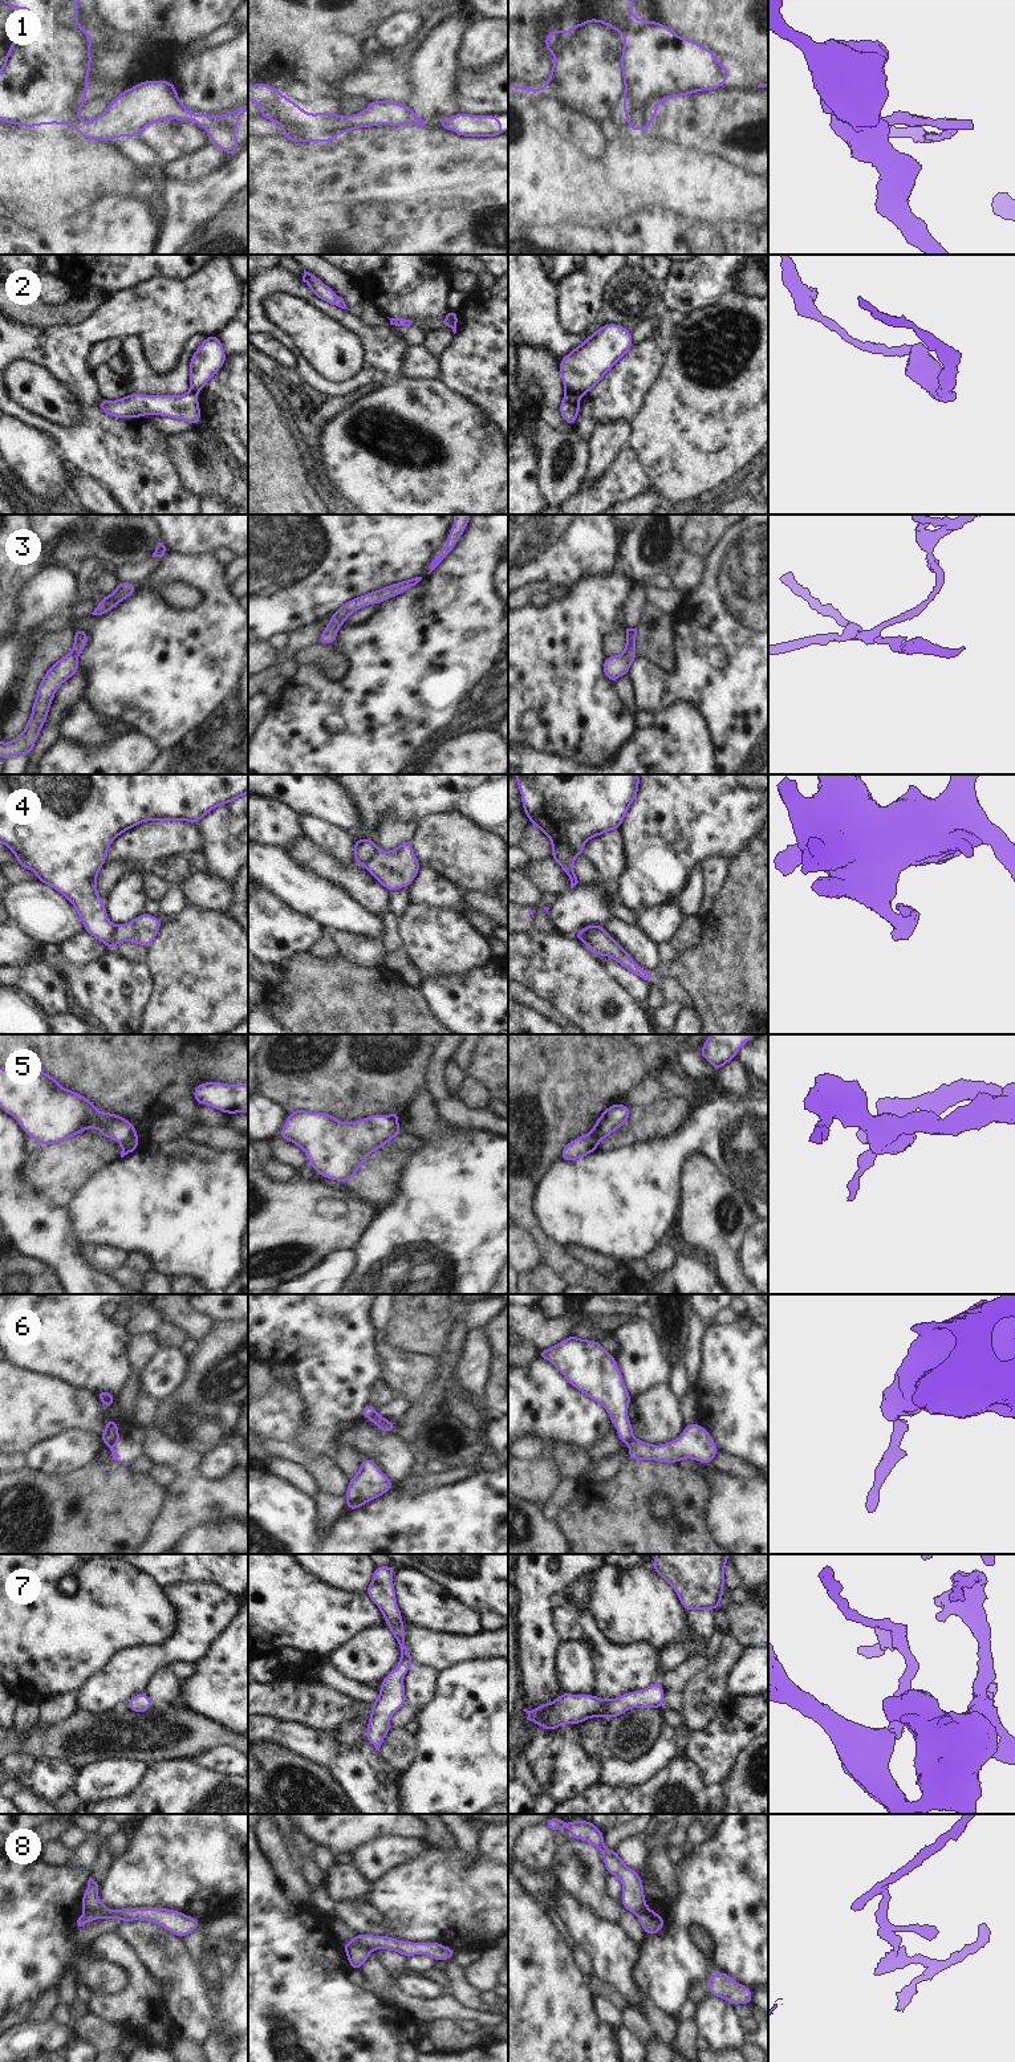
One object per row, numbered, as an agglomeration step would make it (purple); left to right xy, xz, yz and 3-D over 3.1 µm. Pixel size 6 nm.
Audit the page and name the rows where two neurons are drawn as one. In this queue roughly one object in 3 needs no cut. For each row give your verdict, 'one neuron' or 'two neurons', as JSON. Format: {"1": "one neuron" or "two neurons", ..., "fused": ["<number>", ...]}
{"1": "two neurons", "2": "two neurons", "3": "one neuron", "4": "two neurons", "5": "two neurons", "6": "two neurons", "7": "one neuron", "8": "two neurons", "fused": ["1", "2", "4", "5", "6", "8"]}

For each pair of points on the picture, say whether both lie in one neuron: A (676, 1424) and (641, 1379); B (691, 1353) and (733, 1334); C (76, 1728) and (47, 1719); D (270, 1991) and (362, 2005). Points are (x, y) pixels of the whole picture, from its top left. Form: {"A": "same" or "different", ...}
{"A": "different", "B": "different", "C": "different", "D": "same"}

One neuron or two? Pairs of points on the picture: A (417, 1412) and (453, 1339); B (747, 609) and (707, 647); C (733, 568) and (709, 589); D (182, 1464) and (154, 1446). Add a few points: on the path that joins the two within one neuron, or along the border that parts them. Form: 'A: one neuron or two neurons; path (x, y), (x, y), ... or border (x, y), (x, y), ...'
A: one neuron; path (434, 1394), (446, 1370), (447, 1358)
B: one neuron; path (738, 618), (717, 639)
C: one neuron; path (727, 573), (714, 586)
D: one neuron; path (175, 1457), (161, 1450)

